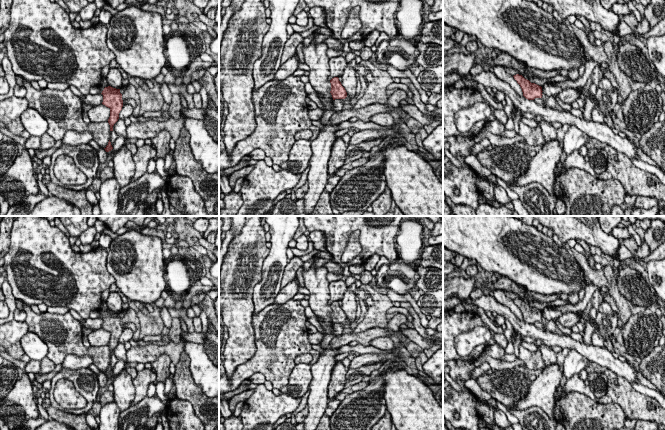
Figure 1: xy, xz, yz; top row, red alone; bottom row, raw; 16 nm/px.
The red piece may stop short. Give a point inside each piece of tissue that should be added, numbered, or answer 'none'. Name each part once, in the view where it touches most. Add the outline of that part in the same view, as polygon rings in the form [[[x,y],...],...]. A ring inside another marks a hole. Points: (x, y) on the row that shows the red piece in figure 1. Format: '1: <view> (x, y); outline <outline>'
none

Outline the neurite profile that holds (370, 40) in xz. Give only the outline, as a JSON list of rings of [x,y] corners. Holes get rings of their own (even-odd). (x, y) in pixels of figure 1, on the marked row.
[[[377,30],[372,31],[365,39],[364,43],[366,47],[371,48],[373,45],[375,45],[376,40],[378,39],[380,35],[380,32]]]

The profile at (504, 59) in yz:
[[[501,52],[500,55],[497,55],[495,58],[492,56],[483,60],[483,63],[488,64],[490,67],[497,65],[503,67],[510,67],[517,70],[520,74],[527,76],[528,78],[538,78],[532,74],[532,69],[528,68],[526,64],[516,60],[505,52]]]

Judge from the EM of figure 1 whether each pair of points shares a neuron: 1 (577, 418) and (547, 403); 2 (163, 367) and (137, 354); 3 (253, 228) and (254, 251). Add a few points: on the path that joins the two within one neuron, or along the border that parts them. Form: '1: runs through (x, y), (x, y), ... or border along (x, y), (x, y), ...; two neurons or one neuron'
1: border along (555, 402), (554, 419); two neurons
2: border along (171, 359), (167, 355), (161, 354), (151, 364); two neurons
3: runs through (253, 234), (253, 245); one neuron

